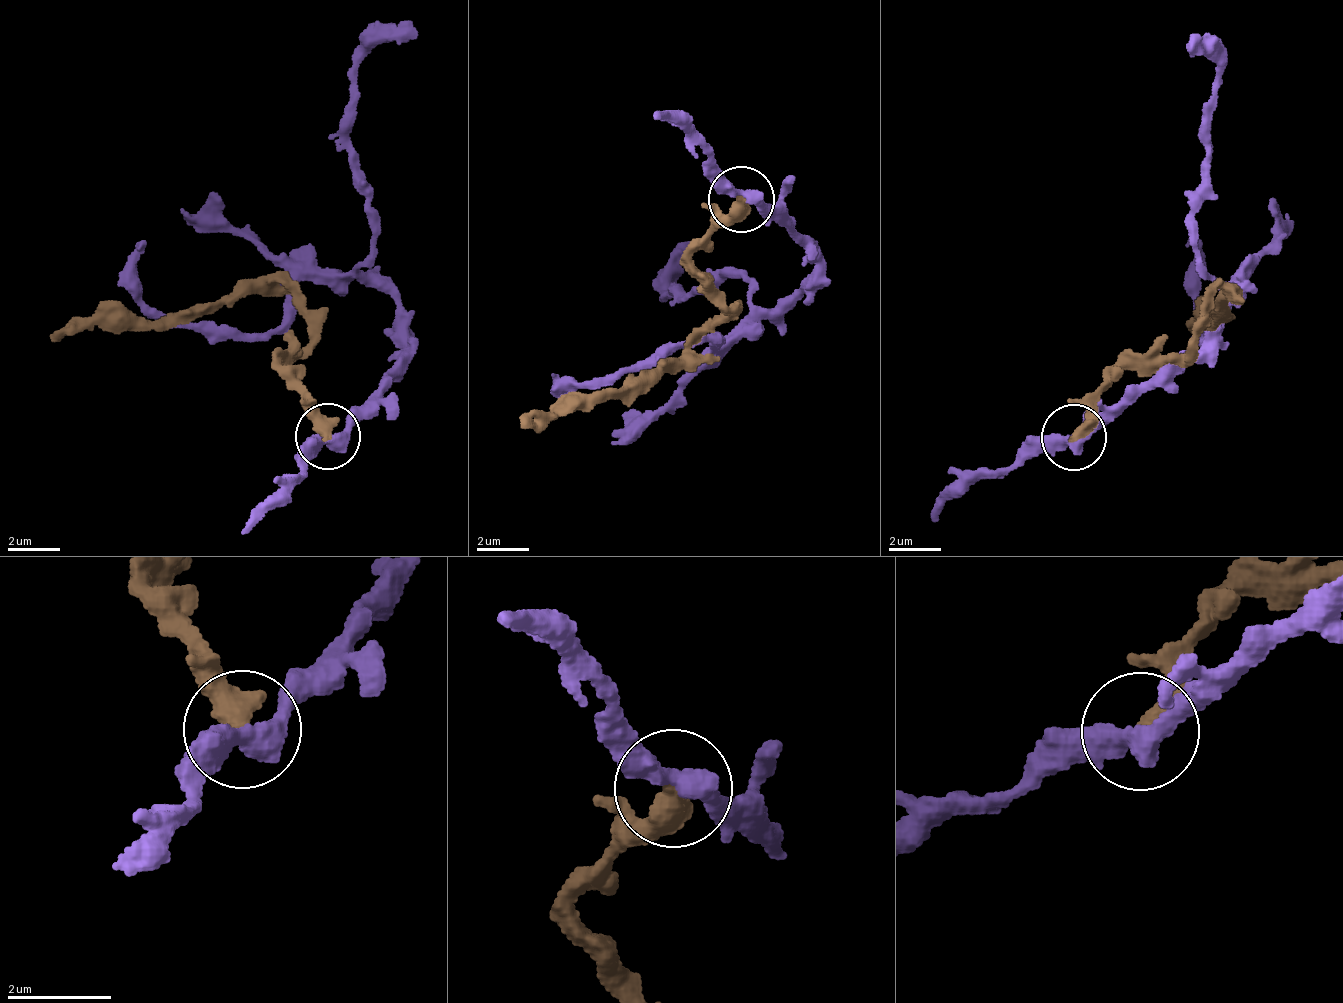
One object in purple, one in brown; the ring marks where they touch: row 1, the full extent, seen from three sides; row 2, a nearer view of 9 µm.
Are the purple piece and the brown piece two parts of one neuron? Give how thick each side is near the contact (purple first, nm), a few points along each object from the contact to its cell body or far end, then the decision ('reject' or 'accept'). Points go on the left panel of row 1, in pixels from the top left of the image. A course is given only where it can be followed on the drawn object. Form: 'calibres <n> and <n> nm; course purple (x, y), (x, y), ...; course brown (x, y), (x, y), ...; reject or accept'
calibres 440 and 480 nm; course purple (328, 434), (373, 413), (399, 302), (306, 282), (279, 328), (214, 336), (141, 297), (144, 238); course brown (328, 434), (280, 367), (308, 342), (308, 310), (276, 282), (168, 321), (121, 323), (51, 343); reject

